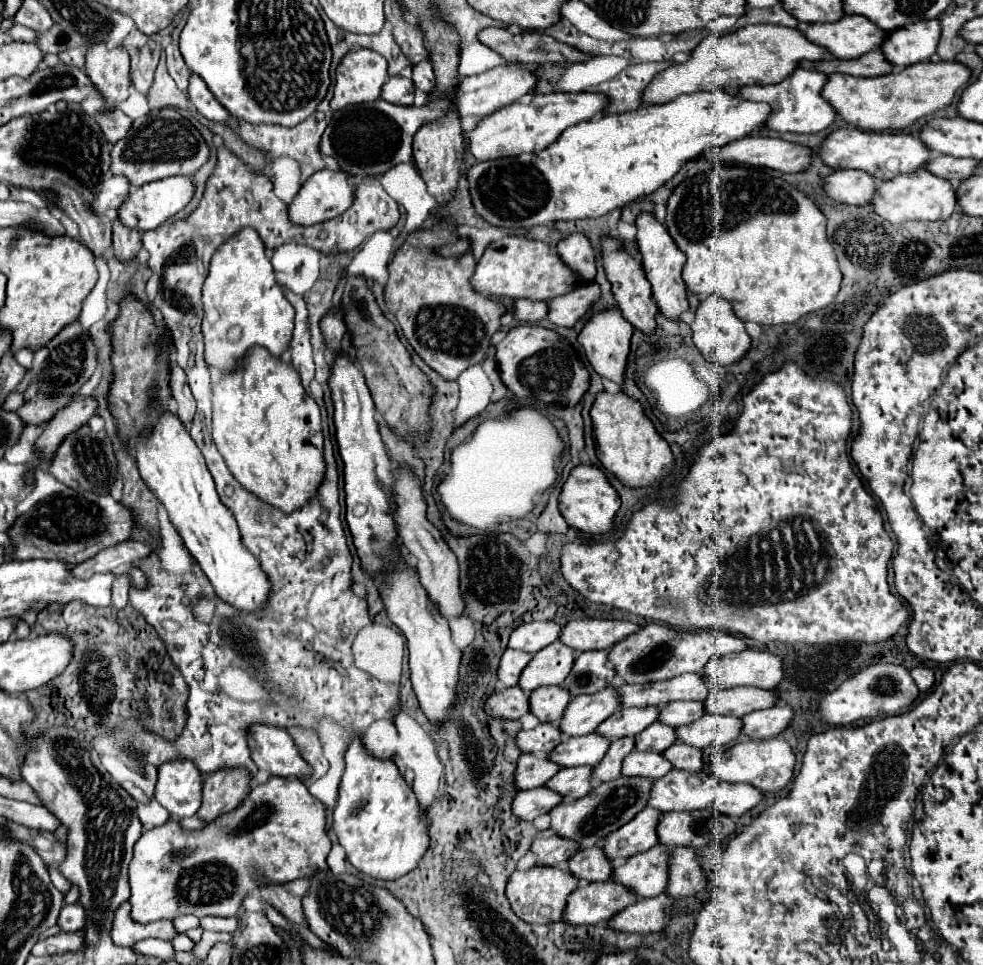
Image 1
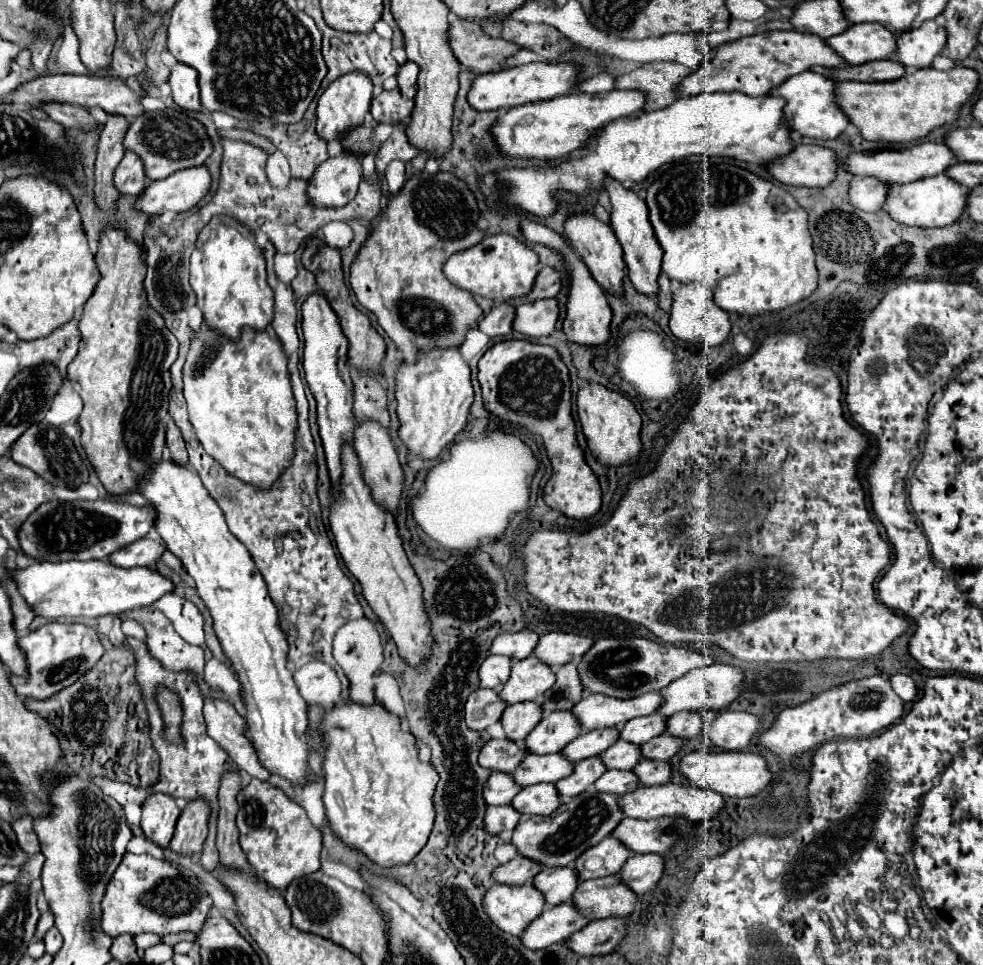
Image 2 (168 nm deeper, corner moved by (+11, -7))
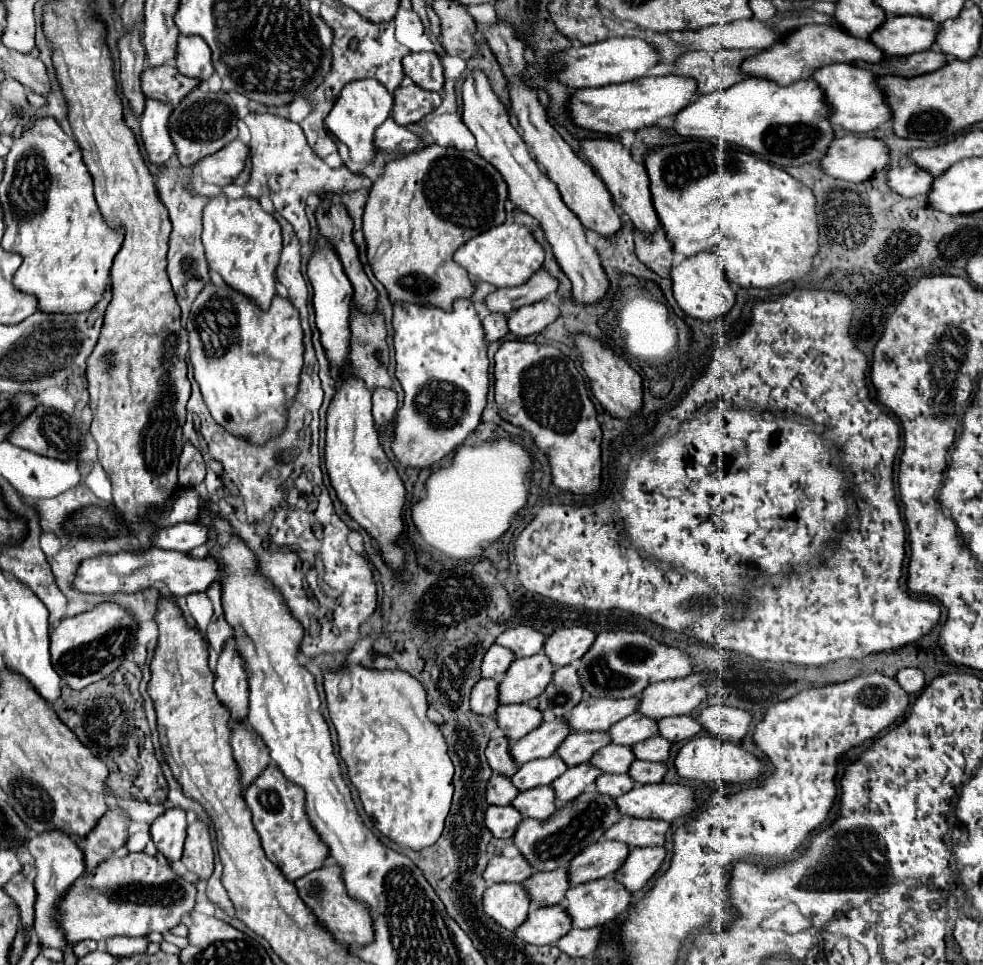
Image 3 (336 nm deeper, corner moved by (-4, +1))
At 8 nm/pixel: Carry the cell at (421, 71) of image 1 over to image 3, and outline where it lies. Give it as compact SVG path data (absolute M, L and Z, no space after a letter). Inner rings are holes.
M407 53L403 57L405 75L409 75L421 89L441 91L445 77L437 53Z

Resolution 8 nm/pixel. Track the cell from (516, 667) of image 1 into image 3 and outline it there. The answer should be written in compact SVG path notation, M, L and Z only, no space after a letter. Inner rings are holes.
M493 643L485 657L483 657L483 663L481 663L481 677L485 679L495 679L495 681L501 681L503 679L503 673L507 671L507 667L511 665L513 661L513 653L509 649L503 649L501 645Z

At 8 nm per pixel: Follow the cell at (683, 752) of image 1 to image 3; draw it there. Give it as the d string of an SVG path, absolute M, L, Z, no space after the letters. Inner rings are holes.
M633 761L629 767L629 777L639 783L639 785L649 785L649 783L659 783L665 775L667 767L665 763L653 763L653 761Z

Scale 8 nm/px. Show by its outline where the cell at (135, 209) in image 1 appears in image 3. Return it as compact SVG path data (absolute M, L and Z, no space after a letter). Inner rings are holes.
M235 139L229 145L225 145L219 153L213 153L211 159L205 157L203 161L199 161L193 167L193 175L203 175L205 183L225 187L239 177L239 173L245 167L245 161L249 157L249 151L251 149L247 143Z

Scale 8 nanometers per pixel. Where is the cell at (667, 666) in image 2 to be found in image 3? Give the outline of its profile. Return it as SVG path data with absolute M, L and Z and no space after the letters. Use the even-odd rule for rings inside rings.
M605 631L595 637L591 649L581 657L577 675L587 695L605 699L625 699L625 697L639 697L641 691L651 683L667 679L683 679L691 673L691 669L693 663L683 651L665 647L643 633Z

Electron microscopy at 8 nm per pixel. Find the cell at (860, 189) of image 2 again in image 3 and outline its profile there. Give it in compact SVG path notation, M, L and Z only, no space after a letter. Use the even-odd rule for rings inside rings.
M913 163L905 167L891 167L887 175L889 175L889 187L901 197L917 197L917 195L927 197L935 181L931 173L927 173L925 169L919 169Z

